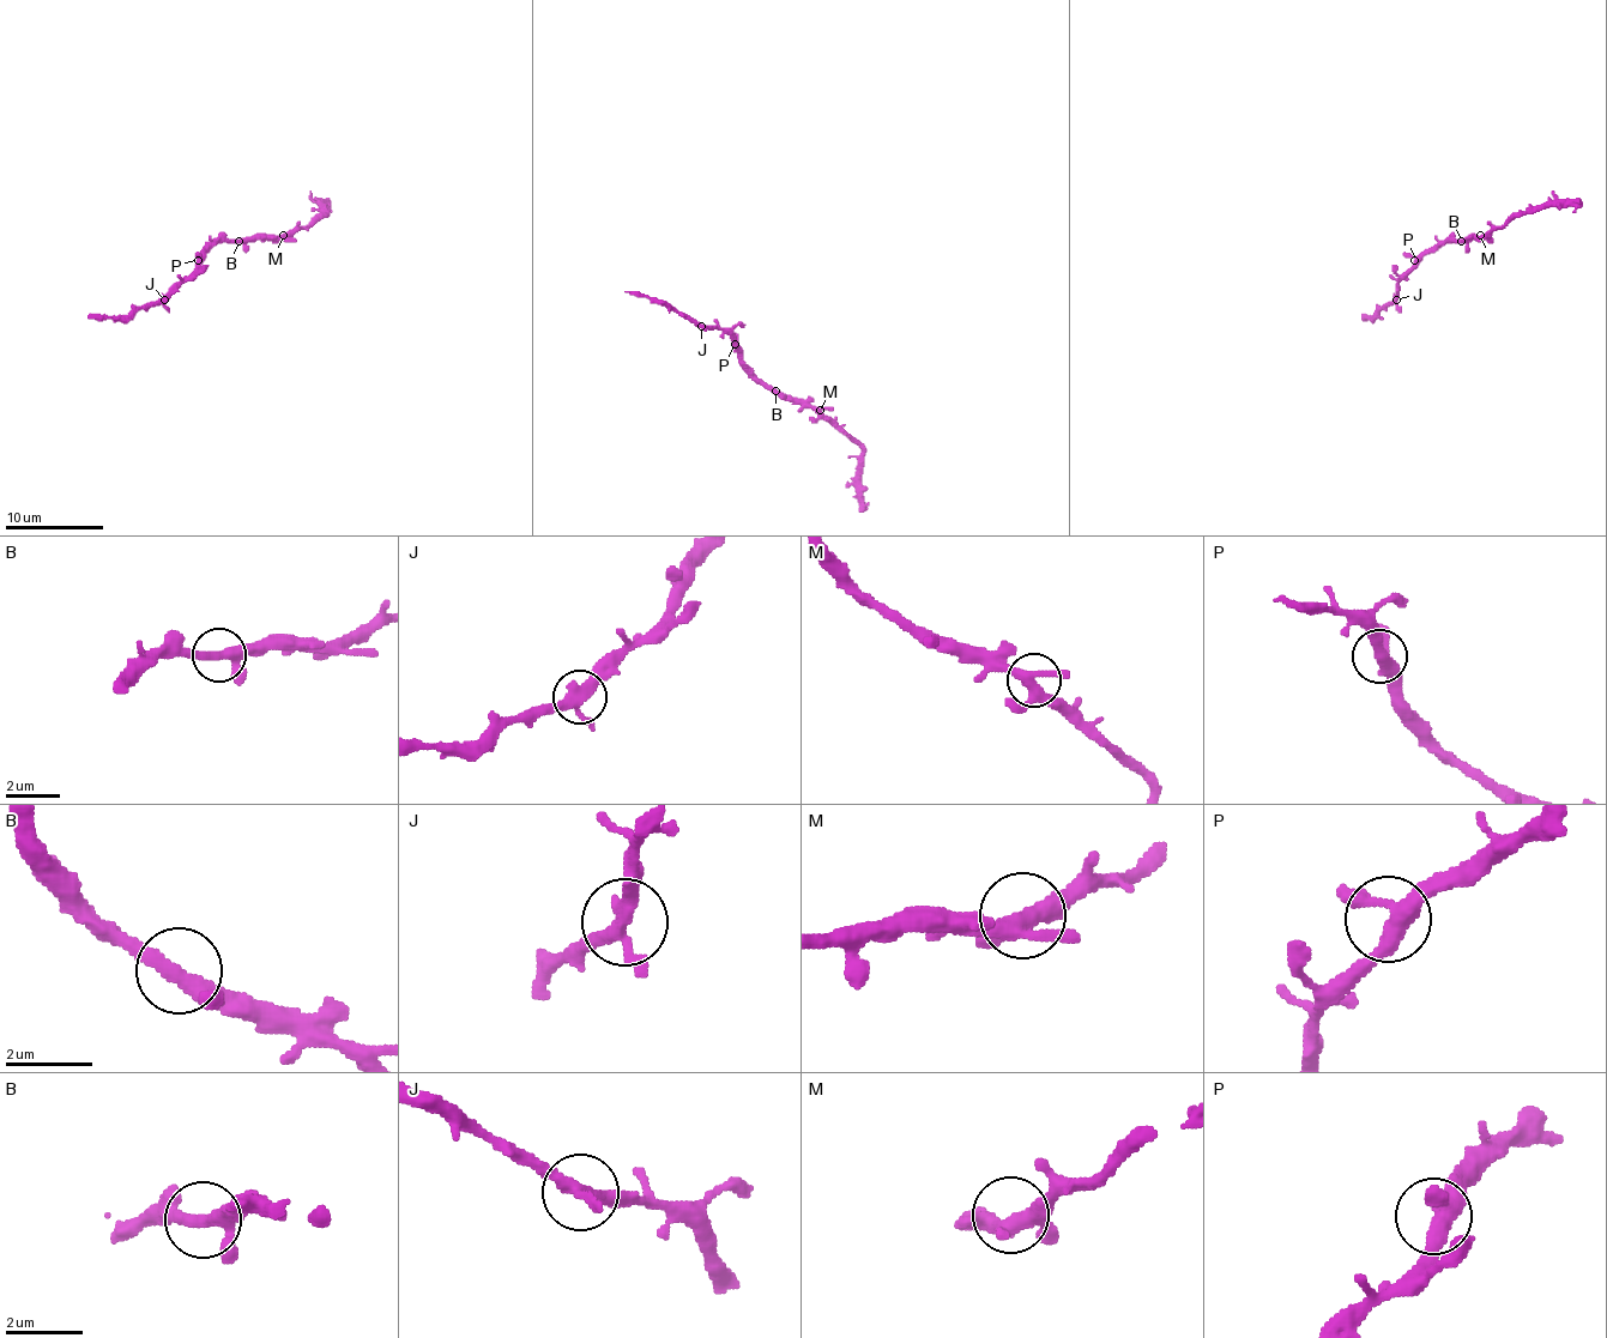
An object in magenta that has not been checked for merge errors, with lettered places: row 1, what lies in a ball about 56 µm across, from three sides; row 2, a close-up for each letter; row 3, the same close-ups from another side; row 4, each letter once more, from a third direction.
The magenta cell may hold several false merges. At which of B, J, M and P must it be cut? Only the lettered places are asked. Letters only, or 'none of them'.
none of them

